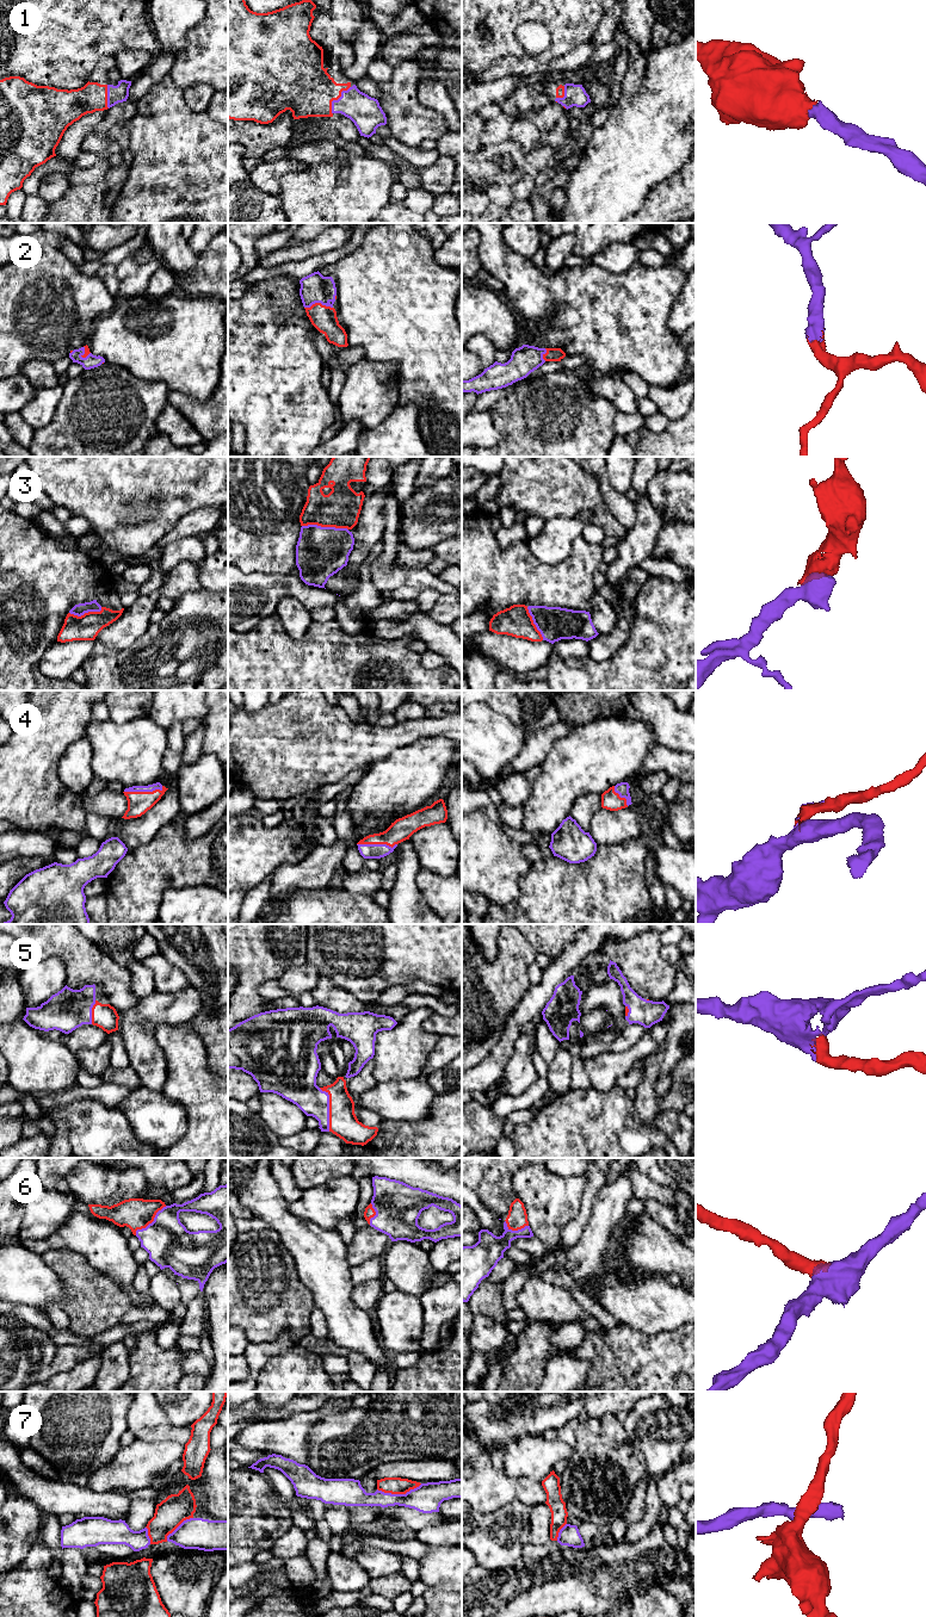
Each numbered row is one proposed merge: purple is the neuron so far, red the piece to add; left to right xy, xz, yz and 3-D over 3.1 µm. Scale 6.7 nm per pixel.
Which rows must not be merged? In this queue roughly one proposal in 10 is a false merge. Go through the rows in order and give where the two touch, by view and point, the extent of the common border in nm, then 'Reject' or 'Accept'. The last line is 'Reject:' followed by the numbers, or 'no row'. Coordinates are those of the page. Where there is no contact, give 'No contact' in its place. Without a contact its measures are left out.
1: Touches purple at xz (335, 100). Shared border 220 nm. Accept
2: Touches purple at xz (318, 302). Shared border 190 nm. Accept
3: Touches purple at xz (325, 527). Shared border 320 nm. Accept
4: Touches purple at xy (143, 791). Shared border 260 nm. Accept
5: Touches purple at xz (328, 1108). Shared border 300 nm. Accept
6: Touches purple at xy (152, 1222). Shared border 300 nm. Accept
7: Touches purple at xz (399, 1494). Shared border 300 nm. Reject
Reject: 7

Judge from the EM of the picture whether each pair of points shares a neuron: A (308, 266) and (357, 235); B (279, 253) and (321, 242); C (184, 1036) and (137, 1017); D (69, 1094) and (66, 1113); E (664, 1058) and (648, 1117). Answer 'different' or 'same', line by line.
A: same
B: same
C: different
D: different
E: same

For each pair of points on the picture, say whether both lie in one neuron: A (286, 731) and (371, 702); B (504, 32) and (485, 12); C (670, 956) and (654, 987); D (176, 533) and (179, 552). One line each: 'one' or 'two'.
A: two
B: one
C: two
D: two

